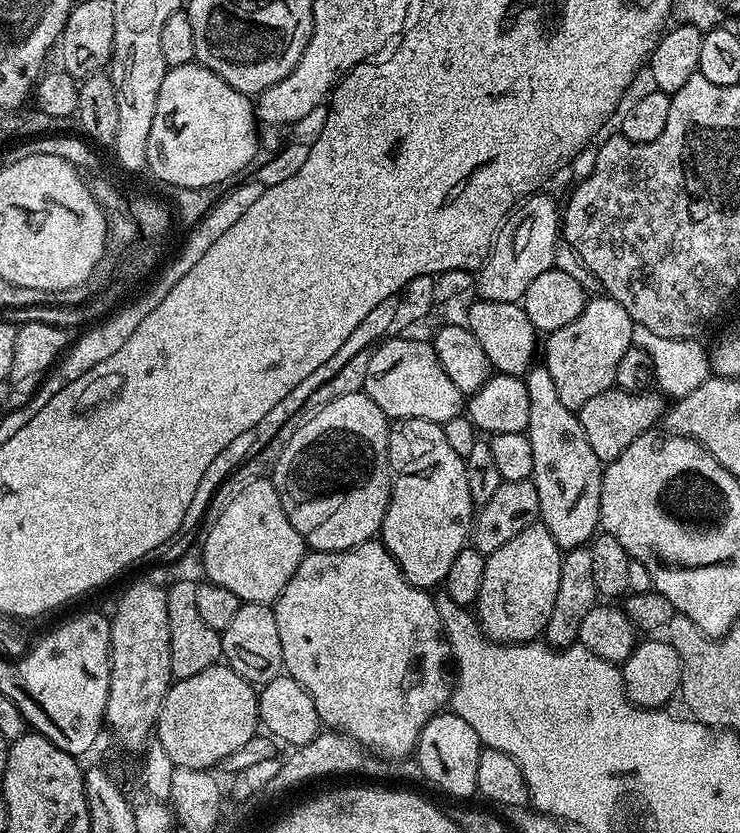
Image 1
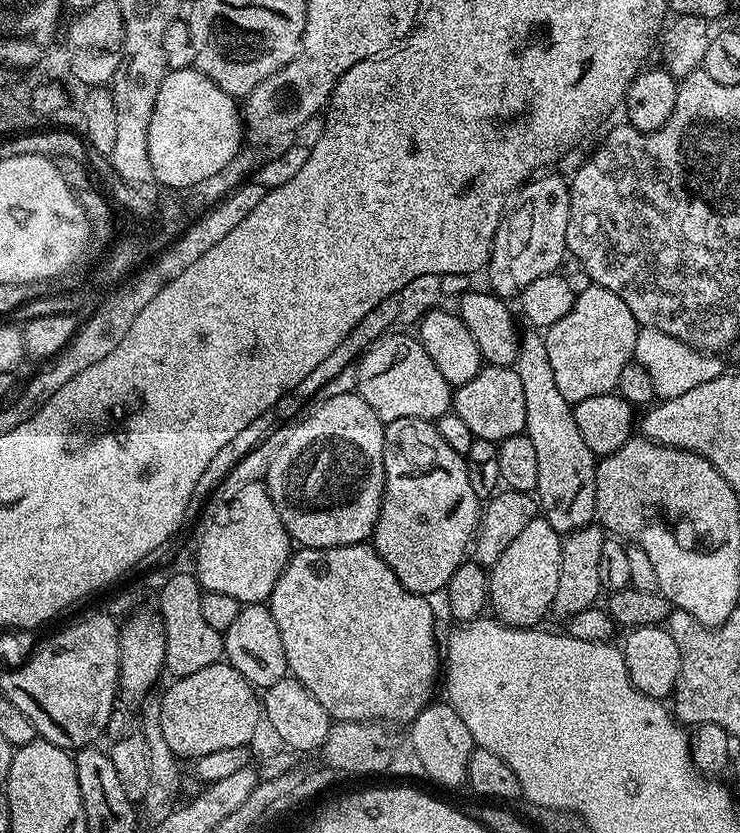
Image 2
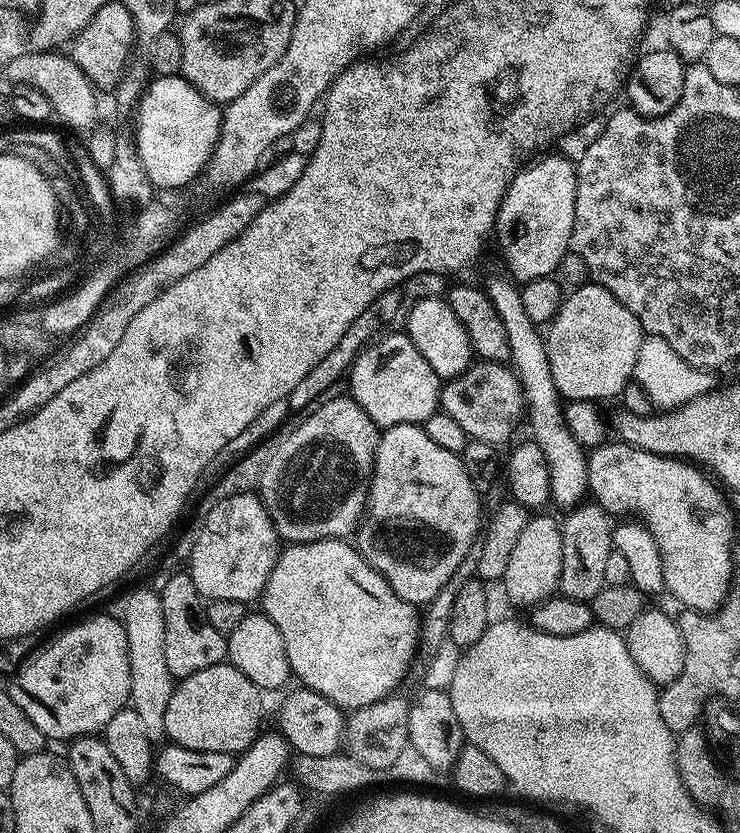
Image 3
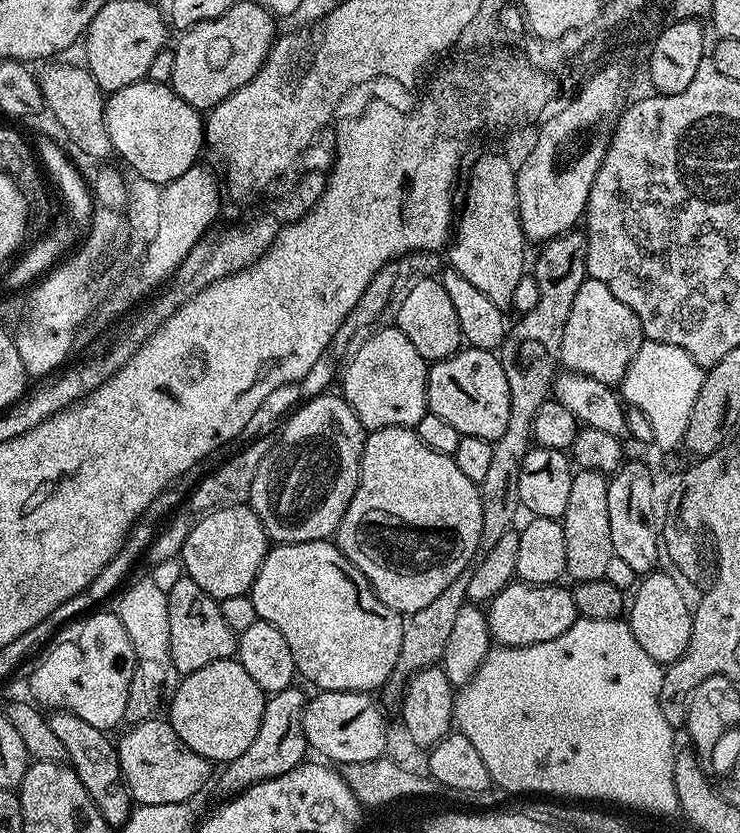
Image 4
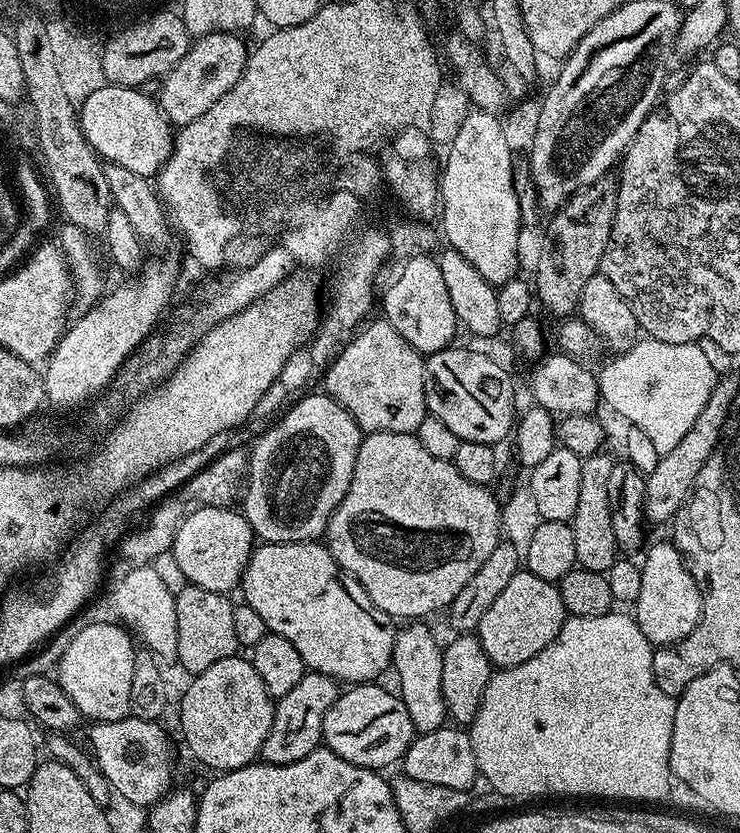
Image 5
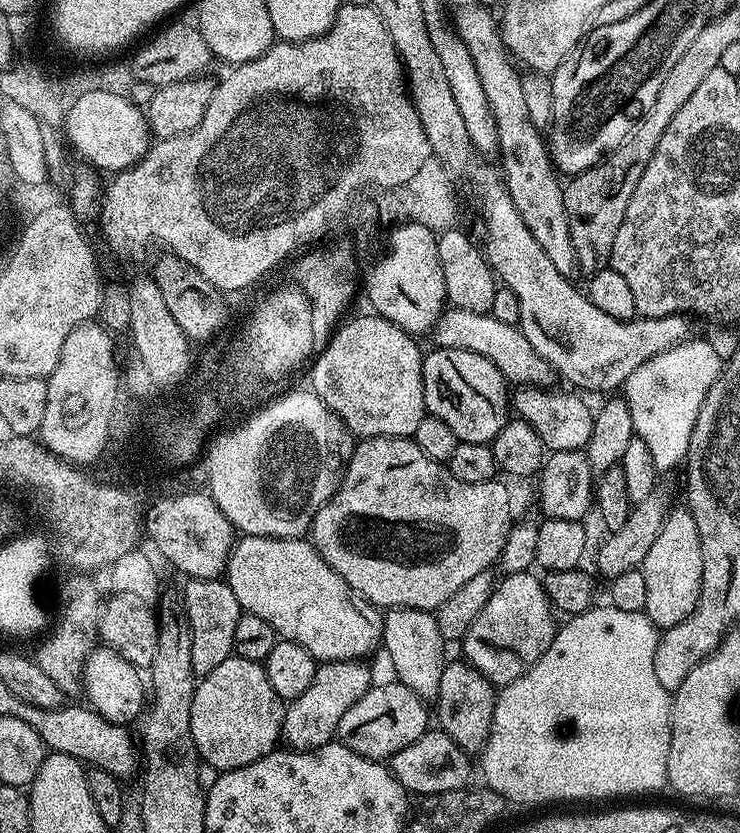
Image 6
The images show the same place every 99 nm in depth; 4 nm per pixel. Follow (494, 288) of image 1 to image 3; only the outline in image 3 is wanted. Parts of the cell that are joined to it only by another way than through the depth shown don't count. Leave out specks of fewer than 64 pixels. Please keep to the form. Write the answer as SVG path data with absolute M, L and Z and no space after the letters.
M543 156L517 171L516 177L508 183L496 214L495 231L500 232L500 248L512 271L511 279L516 282L552 276L555 268L563 262L564 255L570 252L576 201L576 164L564 164L560 156Z

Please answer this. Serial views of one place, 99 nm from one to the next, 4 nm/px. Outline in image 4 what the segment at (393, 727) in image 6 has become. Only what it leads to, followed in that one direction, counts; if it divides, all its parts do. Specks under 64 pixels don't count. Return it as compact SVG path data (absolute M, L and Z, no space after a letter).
M320 690L315 695L304 706L304 733L313 753L321 752L325 761L343 766L370 762L383 757L389 751L388 720L384 717L383 710L372 701L373 697L369 693Z

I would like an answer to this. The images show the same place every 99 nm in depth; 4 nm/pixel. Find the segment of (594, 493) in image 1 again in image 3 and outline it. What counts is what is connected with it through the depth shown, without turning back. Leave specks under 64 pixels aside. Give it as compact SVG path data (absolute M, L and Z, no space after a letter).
M511 279L492 280L486 284L490 302L502 318L502 327L506 330L506 339L510 341L510 367L520 382L526 403L526 424L532 427L531 439L546 454L546 466L550 470L551 503L561 504L564 510L571 510L589 495L588 458L584 445L570 434L563 416L562 397L554 386L554 374L550 374L548 345L541 329L530 322L526 310L522 307L520 288L514 286Z

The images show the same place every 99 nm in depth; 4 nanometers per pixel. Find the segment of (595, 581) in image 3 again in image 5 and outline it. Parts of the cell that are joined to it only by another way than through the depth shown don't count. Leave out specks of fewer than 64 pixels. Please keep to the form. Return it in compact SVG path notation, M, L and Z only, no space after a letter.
M601 450L593 456L581 459L582 479L578 490L578 510L574 510L570 521L574 530L577 565L586 570L603 573L607 573L609 566L618 559L614 522L610 522L610 470L614 460L606 453L607 451Z

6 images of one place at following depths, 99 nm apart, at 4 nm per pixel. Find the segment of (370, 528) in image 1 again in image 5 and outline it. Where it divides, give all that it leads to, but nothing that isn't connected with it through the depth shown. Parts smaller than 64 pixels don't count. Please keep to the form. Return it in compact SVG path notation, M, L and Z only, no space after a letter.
M327 394L301 395L250 448L246 483L242 493L242 511L253 533L270 544L299 544L323 537L336 507L346 498L354 478L362 433L354 418Z

